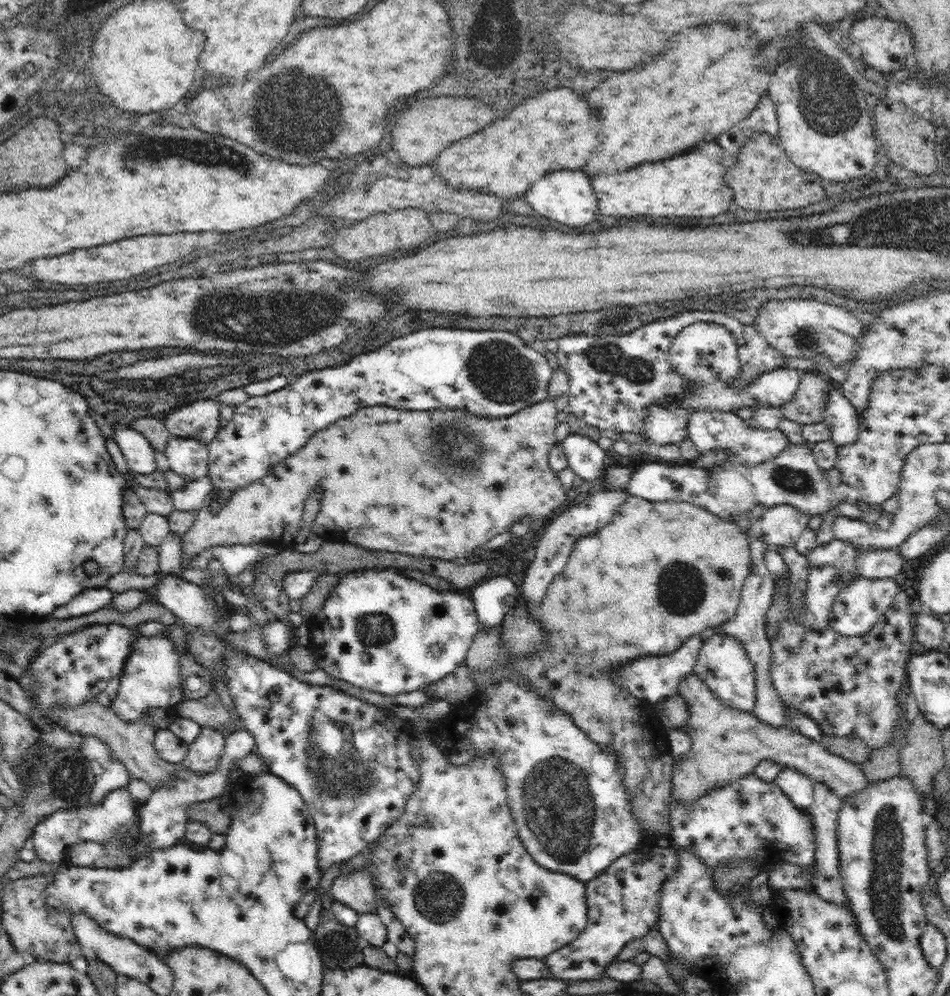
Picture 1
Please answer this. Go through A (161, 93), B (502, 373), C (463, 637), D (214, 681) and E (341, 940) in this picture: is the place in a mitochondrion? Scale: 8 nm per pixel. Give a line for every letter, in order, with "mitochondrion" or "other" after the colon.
A: other
B: mitochondrion
C: other
D: other
E: mitochondrion

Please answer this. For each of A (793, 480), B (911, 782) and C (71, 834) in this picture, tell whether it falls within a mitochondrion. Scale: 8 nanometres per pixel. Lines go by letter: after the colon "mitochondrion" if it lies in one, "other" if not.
A: mitochondrion
B: other
C: other

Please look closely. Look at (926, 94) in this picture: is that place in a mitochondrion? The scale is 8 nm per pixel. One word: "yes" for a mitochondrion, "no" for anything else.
no

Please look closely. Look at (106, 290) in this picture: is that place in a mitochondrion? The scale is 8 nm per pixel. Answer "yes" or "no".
no

